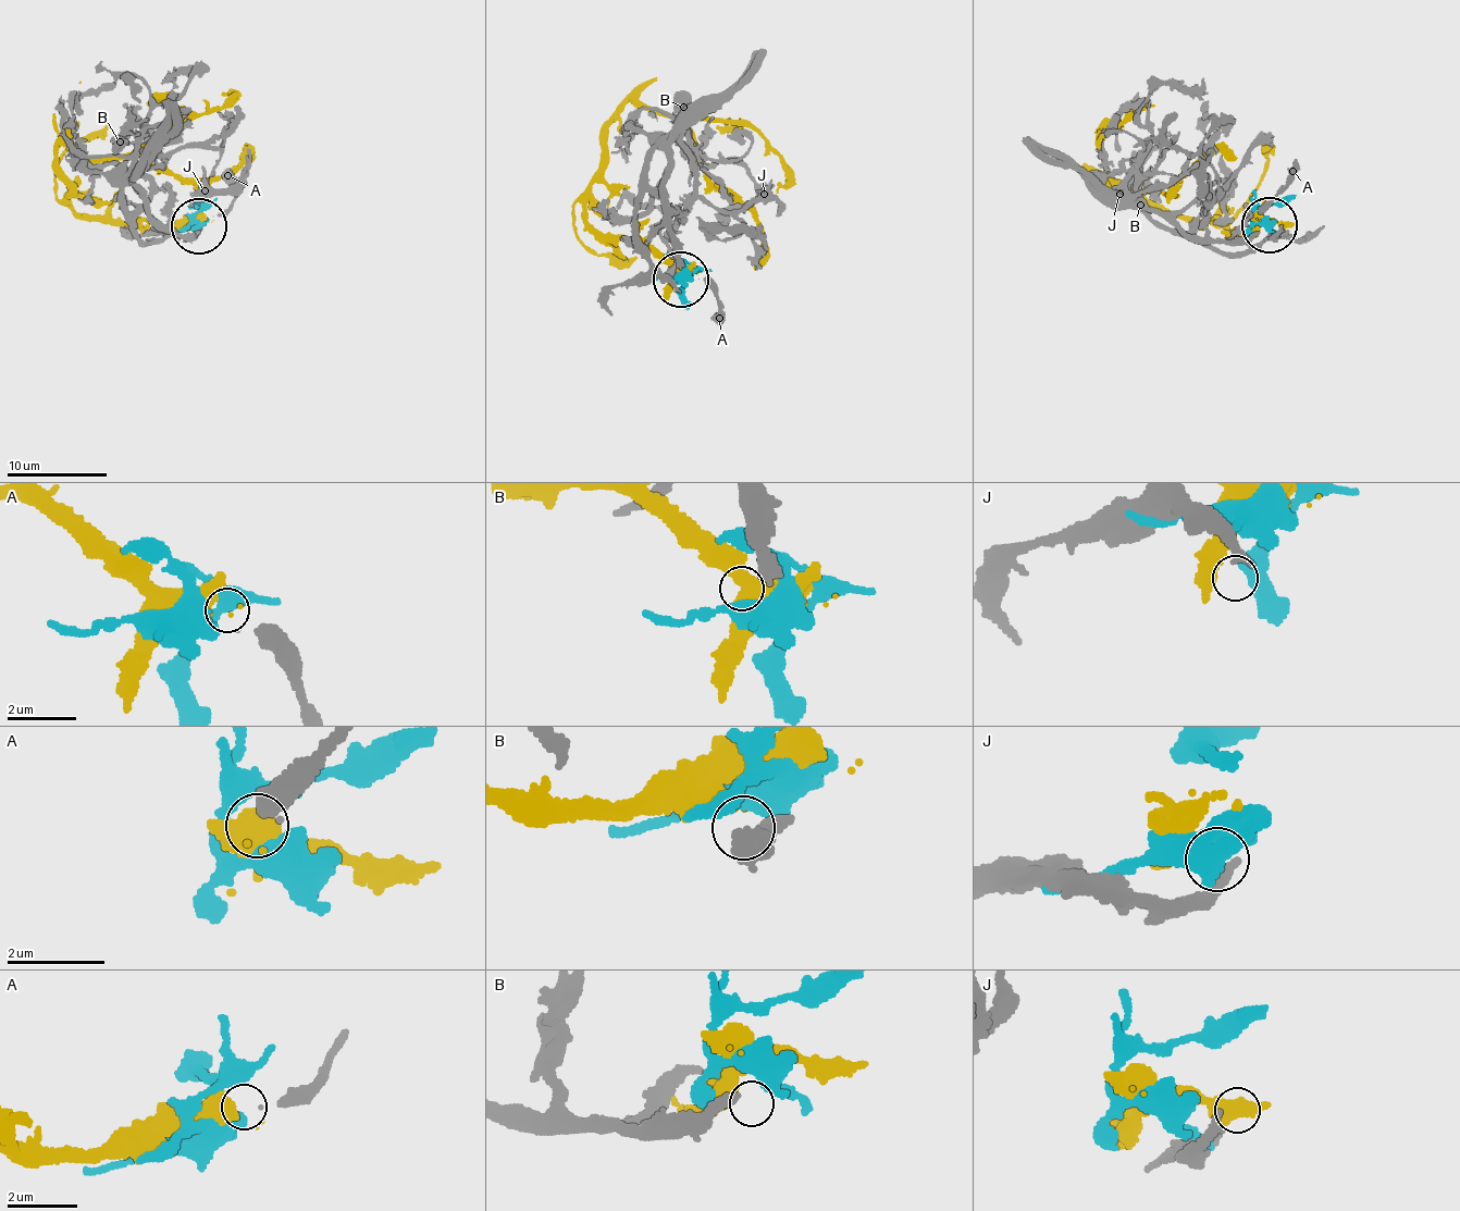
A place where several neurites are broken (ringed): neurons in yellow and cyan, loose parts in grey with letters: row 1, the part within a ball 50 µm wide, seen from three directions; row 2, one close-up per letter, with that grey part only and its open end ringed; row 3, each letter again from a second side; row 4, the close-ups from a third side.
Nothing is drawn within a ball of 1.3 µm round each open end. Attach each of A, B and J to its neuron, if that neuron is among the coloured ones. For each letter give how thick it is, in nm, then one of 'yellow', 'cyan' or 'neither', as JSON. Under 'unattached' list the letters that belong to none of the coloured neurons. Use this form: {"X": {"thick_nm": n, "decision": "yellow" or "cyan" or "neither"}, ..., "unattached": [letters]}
{"A": {"thick_nm": 200, "decision": "yellow"}, "B": {"thick_nm": 320, "decision": "neither"}, "J": {"thick_nm": 240, "decision": "neither"}, "unattached": ["B", "J"]}

